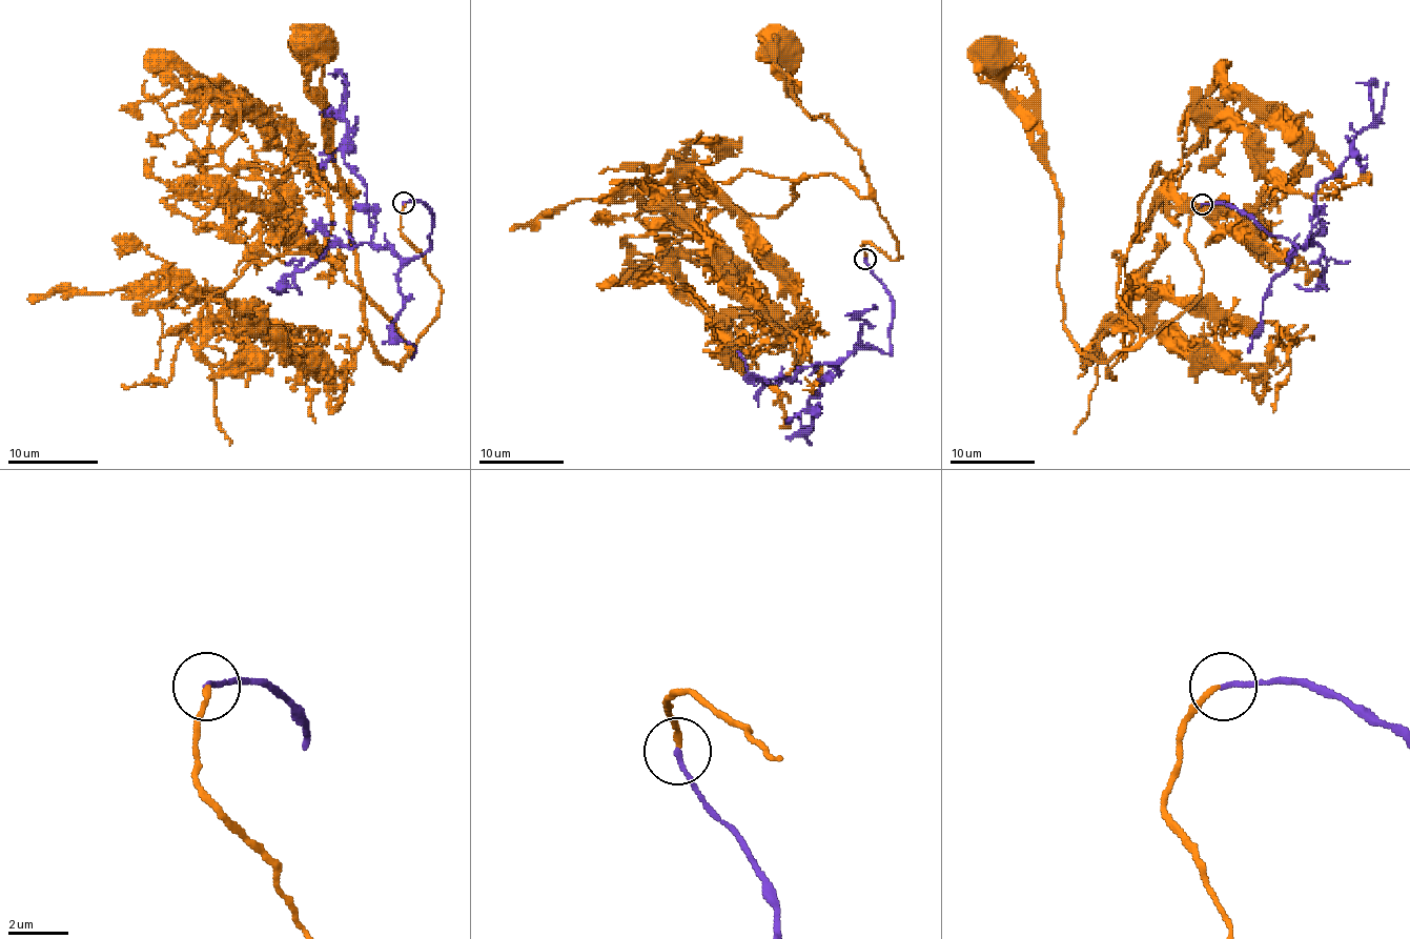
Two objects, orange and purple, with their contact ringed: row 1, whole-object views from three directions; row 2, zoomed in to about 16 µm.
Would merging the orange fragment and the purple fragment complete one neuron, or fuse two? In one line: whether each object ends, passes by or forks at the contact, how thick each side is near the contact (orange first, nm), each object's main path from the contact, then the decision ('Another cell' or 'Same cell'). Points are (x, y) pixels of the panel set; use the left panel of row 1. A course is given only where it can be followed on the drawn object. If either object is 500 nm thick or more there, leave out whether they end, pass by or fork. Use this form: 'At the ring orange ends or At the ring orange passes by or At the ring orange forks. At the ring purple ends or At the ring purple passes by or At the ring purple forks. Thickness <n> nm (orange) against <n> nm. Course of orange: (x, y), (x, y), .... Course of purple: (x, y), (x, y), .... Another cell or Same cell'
At the ring orange ends. At the ring purple ends. Thickness 170 nm (orange) against 150 nm. Course of orange: (403, 202), (403, 236), (438, 283), (441, 299), (399, 368), (364, 328), (322, 74), (326, 38), (314, 38). Course of purple: (403, 202), (432, 213), (432, 233), (399, 258), (371, 240), (367, 184), (344, 162), (346, 81), (328, 74). Same cell

